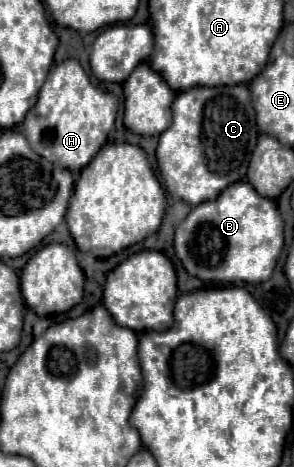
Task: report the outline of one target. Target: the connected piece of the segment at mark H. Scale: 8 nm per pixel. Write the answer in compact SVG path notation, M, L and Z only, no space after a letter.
M70 58L50 70L36 106L24 118L22 132L32 142L36 154L60 168L80 172L104 146L108 132L114 128L116 110L118 98L94 86L80 62Z

